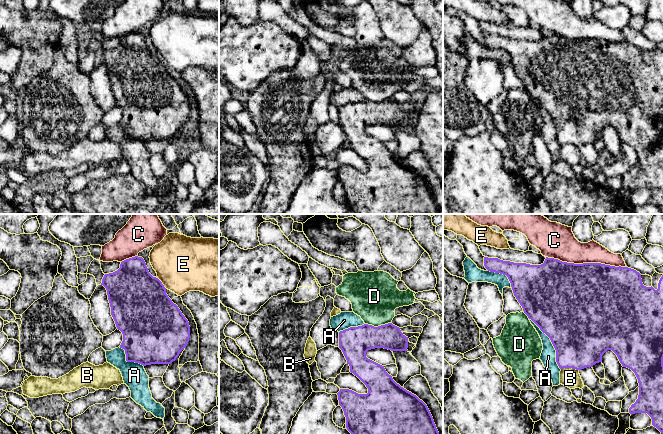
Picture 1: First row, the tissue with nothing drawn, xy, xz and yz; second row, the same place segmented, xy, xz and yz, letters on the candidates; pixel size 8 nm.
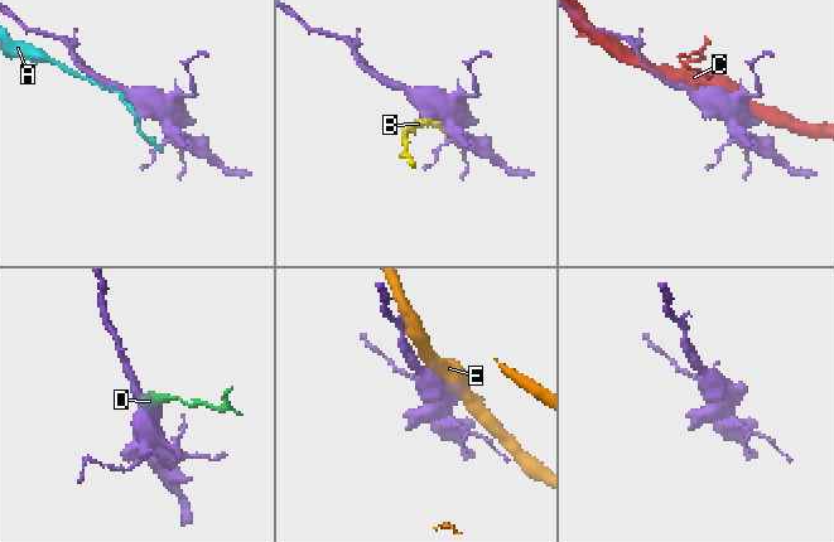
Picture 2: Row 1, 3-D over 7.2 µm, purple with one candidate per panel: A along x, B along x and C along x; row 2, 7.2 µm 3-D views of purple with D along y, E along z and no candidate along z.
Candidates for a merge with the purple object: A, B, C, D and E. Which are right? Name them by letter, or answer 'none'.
none

